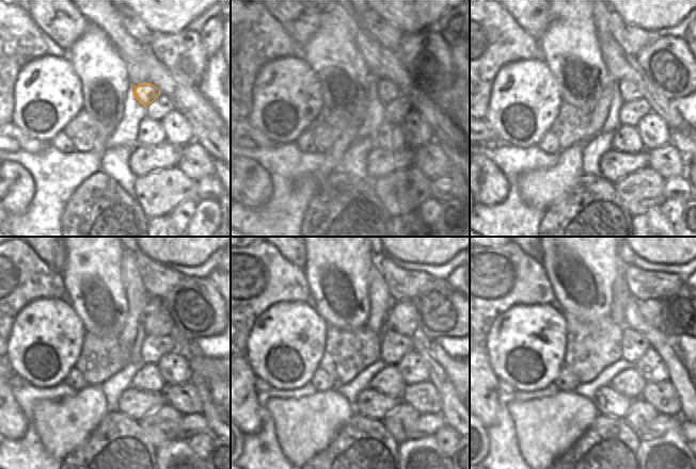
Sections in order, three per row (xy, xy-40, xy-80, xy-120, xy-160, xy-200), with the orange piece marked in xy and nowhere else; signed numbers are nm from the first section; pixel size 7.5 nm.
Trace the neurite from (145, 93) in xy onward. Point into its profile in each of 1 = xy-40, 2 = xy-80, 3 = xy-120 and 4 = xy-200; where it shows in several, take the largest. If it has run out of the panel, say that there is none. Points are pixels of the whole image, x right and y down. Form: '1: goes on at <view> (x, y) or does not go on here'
1: goes on at xy-40 (388, 87)
2: goes on at xy-80 (630, 81)
3: goes on at xy-120 (157, 321)
4: goes on at xy-200 (651, 310)

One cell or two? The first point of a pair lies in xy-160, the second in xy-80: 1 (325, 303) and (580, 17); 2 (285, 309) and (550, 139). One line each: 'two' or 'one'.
1: one
2: two

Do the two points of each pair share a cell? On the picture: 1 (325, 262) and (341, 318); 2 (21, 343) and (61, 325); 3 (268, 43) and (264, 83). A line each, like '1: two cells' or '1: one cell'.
1: one cell
2: one cell
3: two cells

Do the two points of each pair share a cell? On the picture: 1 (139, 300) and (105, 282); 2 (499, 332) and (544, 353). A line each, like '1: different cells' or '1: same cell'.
1: different cells
2: same cell

